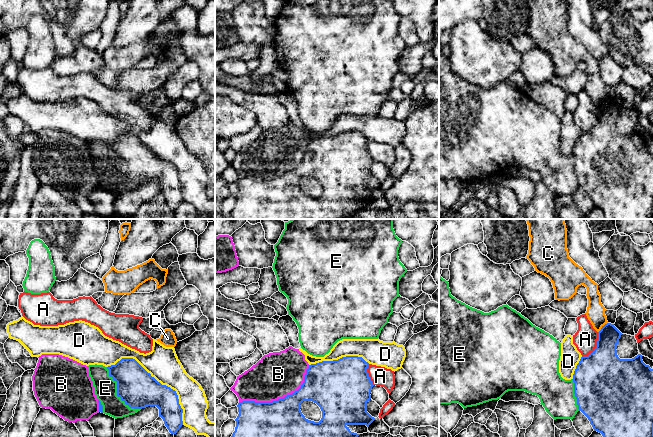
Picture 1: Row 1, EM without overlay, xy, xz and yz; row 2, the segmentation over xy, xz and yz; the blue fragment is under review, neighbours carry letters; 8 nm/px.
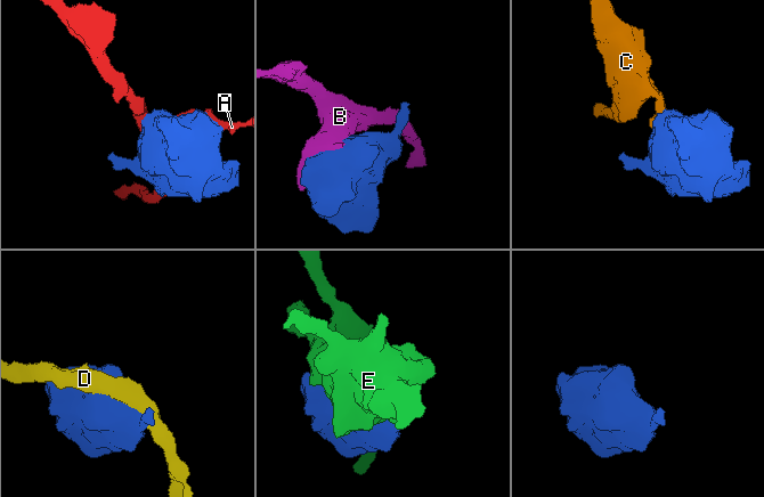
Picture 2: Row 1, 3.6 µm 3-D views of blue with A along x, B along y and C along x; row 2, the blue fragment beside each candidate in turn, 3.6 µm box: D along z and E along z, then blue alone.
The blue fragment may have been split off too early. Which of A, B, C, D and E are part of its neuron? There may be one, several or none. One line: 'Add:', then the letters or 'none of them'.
Add: none of them

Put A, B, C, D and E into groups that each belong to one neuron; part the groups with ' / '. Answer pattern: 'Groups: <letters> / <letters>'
Groups: A / B / C / D / E

